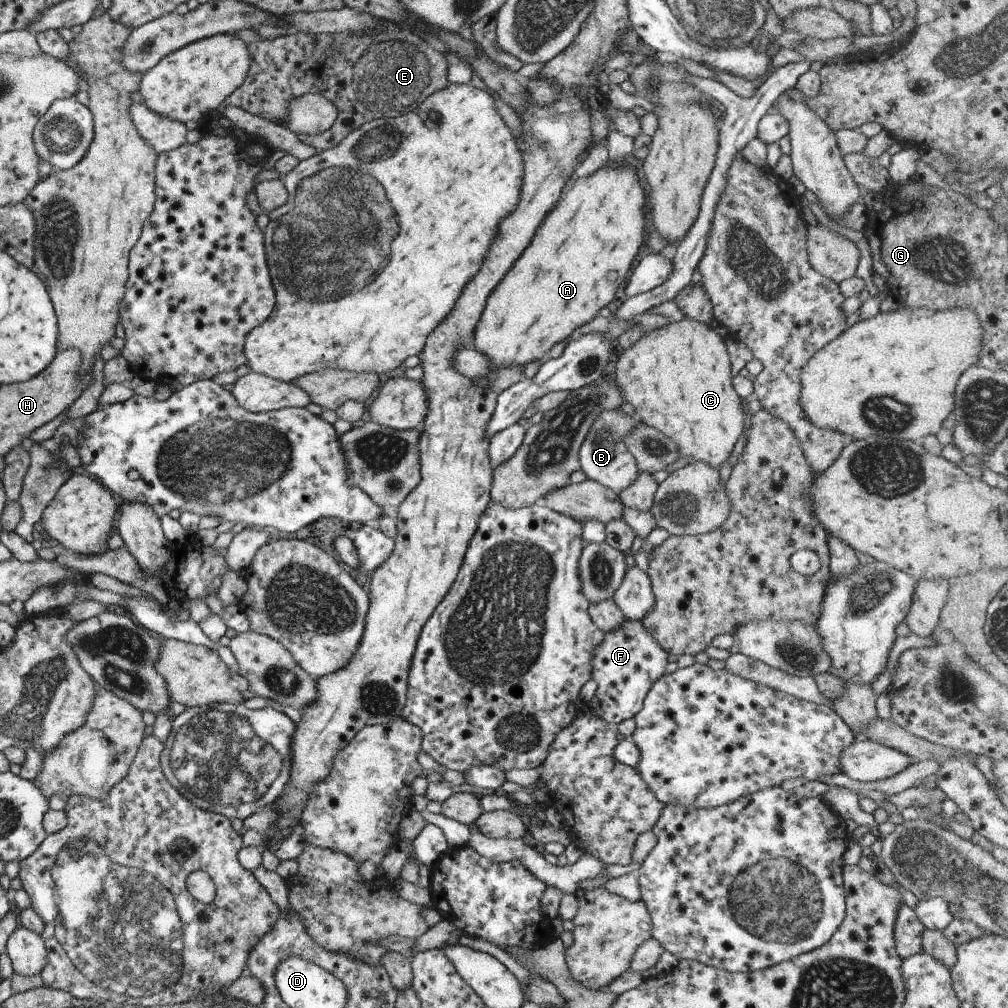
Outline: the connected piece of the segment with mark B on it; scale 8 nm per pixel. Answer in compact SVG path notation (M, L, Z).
M619 408L603 410L601 414L596 415L597 418L591 422L591 428L585 434L578 450L579 470L585 474L586 479L616 493L617 490L627 488L637 478L639 470L635 458L627 452L623 438L640 422L634 422L631 416Z

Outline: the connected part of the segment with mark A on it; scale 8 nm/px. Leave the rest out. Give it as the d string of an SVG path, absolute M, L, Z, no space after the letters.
M607 163L599 169L595 170L590 175L579 177L573 179L572 182L567 186L567 192L563 194L563 202L557 202L557 206L545 216L545 220L541 222L541 228L535 230L535 236L531 238L531 244L523 250L523 254L519 256L519 260L513 262L511 270L501 278L501 282L495 286L495 290L489 294L487 302L485 302L485 308L479 316L479 322L475 324L475 330L473 330L473 346L479 354L485 354L487 360L491 362L493 368L505 368L505 366L521 366L524 367L525 364L529 362L535 362L535 360L541 360L543 354L547 352L557 342L565 340L567 336L572 336L573 330L577 326L589 322L597 314L597 310L603 308L613 300L615 296L615 290L625 278L629 266L631 266L631 261L637 251L639 246L643 242L644 236L642 235L644 230L644 216L642 208L644 205L644 192L640 188L638 178L636 176L635 168L629 166L625 163L623 164L611 164Z

